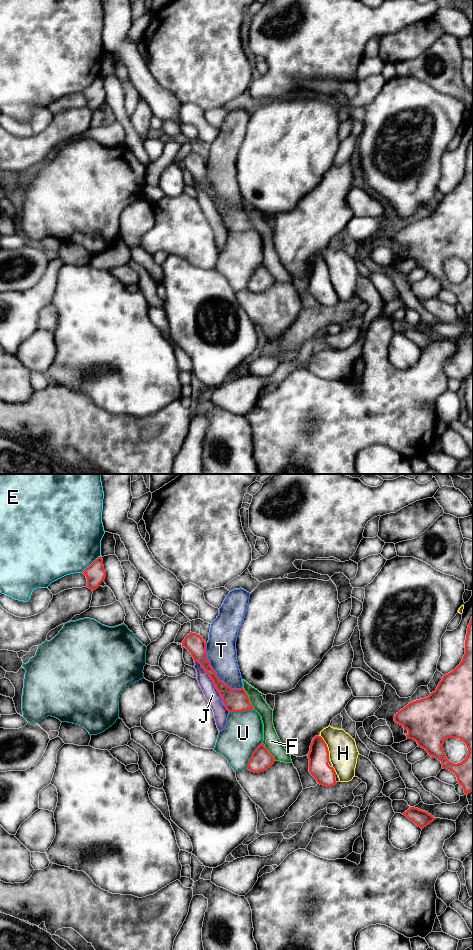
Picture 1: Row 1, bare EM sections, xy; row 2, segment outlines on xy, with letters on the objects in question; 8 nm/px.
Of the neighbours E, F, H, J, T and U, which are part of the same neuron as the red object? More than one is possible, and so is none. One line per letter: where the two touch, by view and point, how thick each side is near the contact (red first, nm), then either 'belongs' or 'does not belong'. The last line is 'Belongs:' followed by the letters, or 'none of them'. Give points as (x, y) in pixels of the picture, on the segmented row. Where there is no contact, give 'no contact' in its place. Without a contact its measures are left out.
E: meets red in xy at (92, 563); 160 nm thick on the red side, 500 nm on the other; does not belong
F: meets red in xy at (248, 698); 190 nm thick on the red side, 110 nm on the other; does not belong
H: meets red in xy at (326, 746); 170 nm thick on the red side, 240 nm on the other; does not belong
J: meets red in xy at (209, 676); 140 nm thick on the red side, 110 nm on the other; does not belong
T: meets red in xy at (215, 672); 160 nm thick on the red side, 240 nm on the other; does not belong
U: meets red in xy at (252, 755); 170 nm thick on the red side, 320 nm on the other; does not belong
Belongs: none of them

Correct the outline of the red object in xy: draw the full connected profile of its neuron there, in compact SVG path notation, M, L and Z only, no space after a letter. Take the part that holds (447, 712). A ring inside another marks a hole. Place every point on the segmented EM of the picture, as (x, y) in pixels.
M473 616L467 628L465 654L460 664L452 672L443 676L436 690L428 697L413 701L396 713L394 721L408 731L407 739L415 740L418 747L425 749L428 755L441 761L443 769L456 775L458 784L464 789L465 795L473 791ZM448 738L459 738L466 744L468 754L462 762L454 764L447 759L443 744Z

